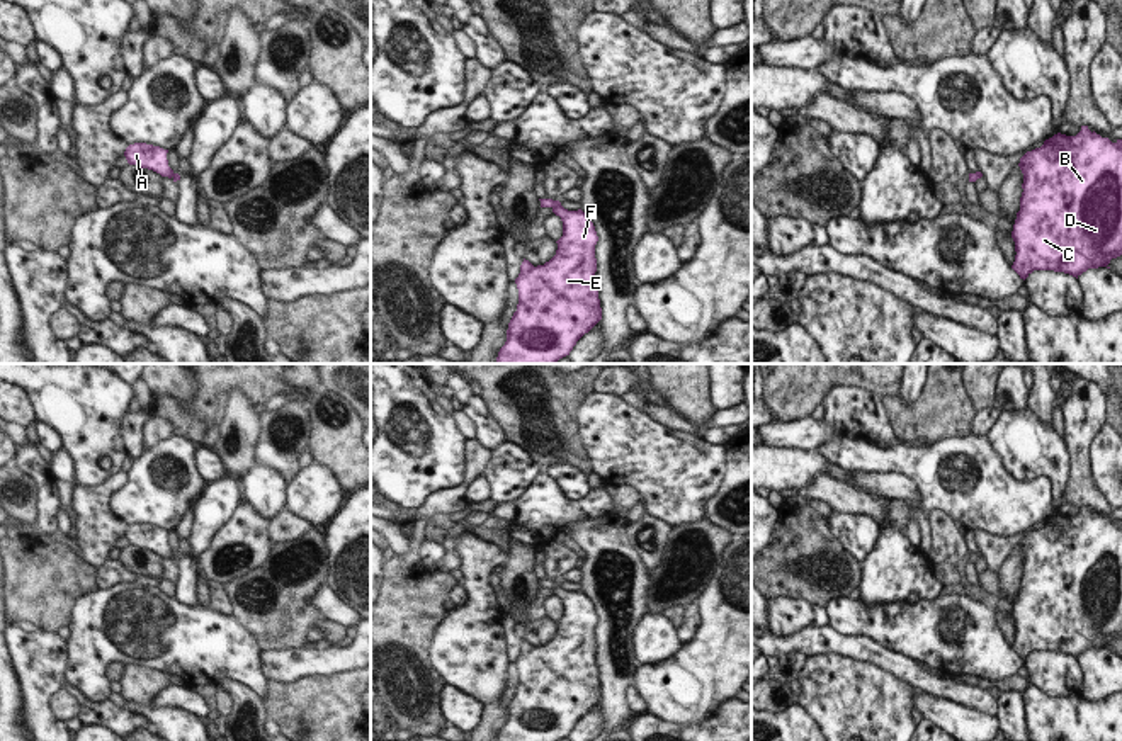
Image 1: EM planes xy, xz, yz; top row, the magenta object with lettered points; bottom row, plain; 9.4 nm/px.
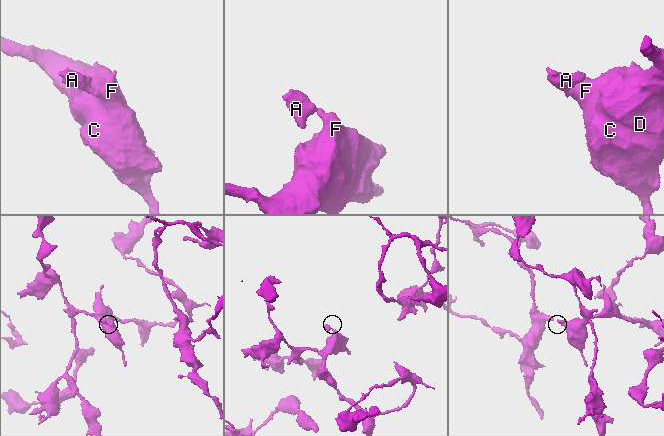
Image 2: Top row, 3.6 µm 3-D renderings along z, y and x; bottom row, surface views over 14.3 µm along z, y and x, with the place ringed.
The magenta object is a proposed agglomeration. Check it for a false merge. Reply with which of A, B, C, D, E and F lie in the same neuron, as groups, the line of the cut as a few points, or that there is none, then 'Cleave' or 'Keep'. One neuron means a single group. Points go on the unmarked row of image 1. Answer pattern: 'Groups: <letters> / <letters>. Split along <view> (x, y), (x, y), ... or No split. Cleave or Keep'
Groups: A B C D E F. No split. Keep.

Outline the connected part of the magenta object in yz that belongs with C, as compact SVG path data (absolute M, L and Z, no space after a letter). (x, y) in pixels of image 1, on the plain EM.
M1081 506L1076 517L1057 513L1040 529L1027 532L1018 547L1023 573L1012 612L1017 632L1012 649L1020 659L1025 661L1034 651L1064 653L1078 659L1088 649L1110 649L1110 641L1122 636L1122 520L1112 523Z

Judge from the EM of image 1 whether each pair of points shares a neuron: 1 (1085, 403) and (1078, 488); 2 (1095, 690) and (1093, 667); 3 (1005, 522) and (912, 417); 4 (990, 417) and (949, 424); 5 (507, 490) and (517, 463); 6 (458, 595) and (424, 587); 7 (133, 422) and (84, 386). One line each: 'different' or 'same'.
1: same
2: same
3: different
4: different
5: same
6: different
7: different

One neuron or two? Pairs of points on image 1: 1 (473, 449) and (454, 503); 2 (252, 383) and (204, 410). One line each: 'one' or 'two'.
1: one
2: one

